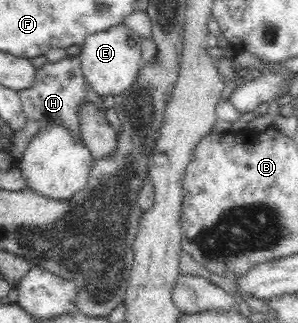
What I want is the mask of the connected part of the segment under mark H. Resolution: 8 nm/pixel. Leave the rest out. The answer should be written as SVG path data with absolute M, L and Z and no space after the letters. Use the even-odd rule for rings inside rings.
M67 55L58 62L46 61L42 68L37 70L34 85L18 91L18 94L20 95L24 116L27 120L38 122L40 124L39 130L46 130L49 125L63 126L71 134L71 137L80 144L83 144L80 119L78 119L80 108L86 102L91 102L100 112L104 113L110 108L115 108L113 96L100 96L86 83L78 55Z

